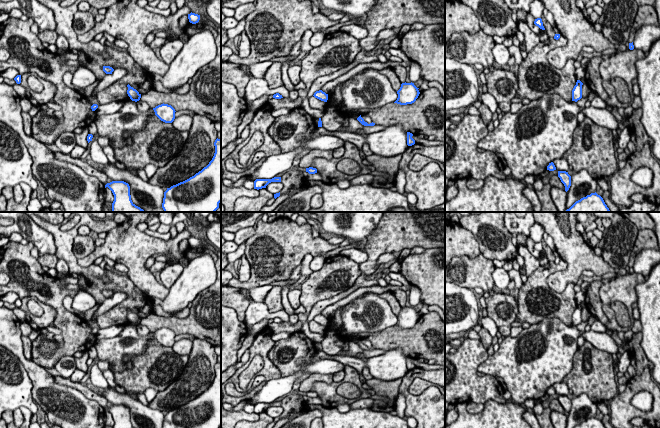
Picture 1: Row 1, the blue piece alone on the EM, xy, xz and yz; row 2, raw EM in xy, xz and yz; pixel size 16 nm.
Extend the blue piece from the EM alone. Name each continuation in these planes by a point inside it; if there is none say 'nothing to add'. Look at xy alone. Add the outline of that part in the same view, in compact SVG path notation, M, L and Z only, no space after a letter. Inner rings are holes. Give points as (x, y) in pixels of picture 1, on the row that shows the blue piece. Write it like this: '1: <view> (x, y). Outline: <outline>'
nothing to add

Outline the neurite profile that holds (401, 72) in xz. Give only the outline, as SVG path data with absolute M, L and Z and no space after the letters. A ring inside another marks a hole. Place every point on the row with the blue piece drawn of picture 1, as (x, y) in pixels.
M396 65L393 69L394 69L394 72L396 73L397 77L399 78L400 82L405 83L407 73L408 73L406 68L401 65Z

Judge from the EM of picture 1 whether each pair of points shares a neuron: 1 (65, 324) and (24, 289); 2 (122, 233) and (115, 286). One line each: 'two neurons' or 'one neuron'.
1: one neuron
2: two neurons

